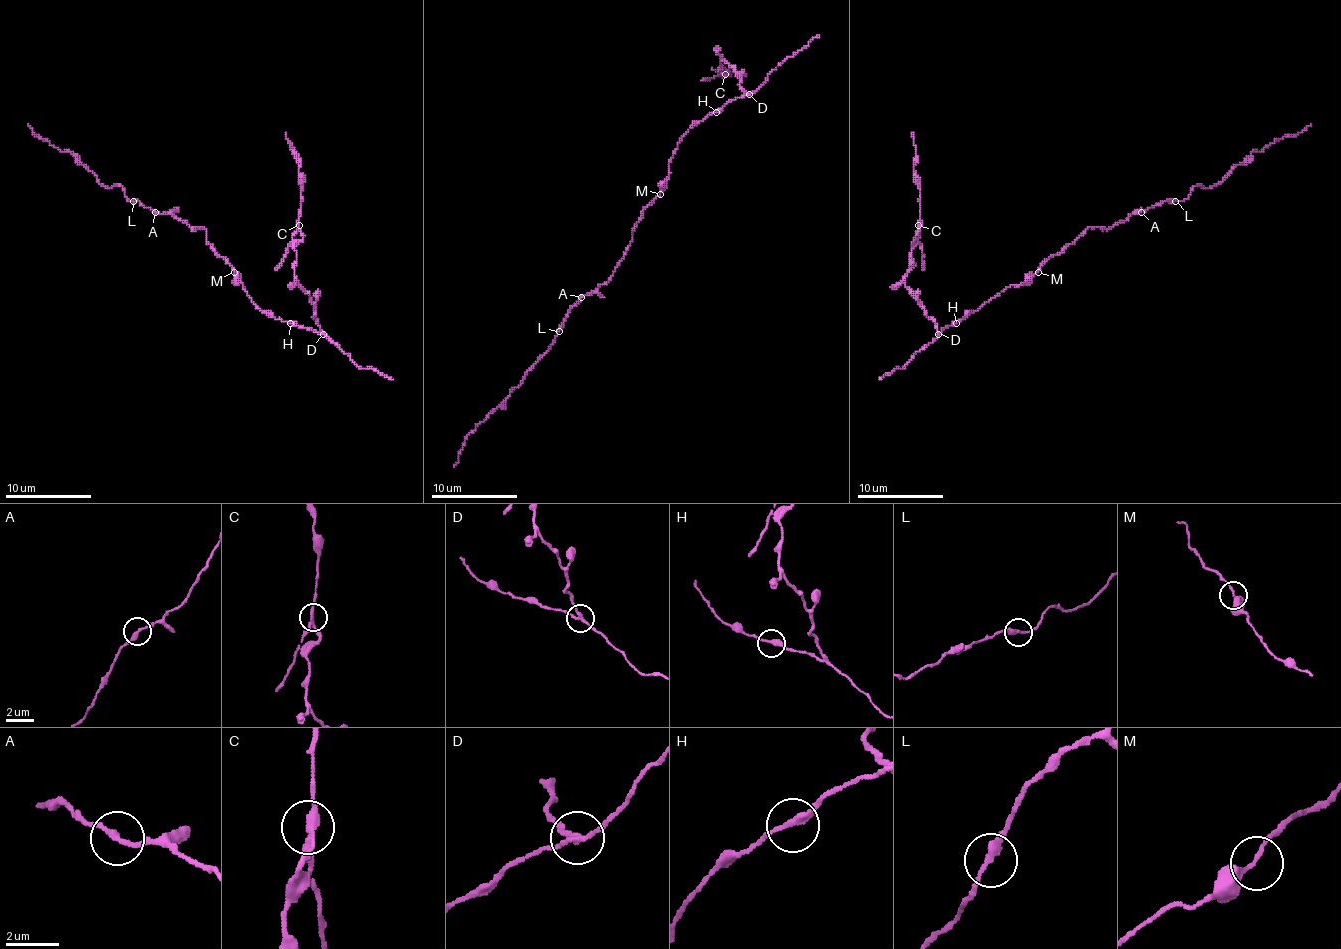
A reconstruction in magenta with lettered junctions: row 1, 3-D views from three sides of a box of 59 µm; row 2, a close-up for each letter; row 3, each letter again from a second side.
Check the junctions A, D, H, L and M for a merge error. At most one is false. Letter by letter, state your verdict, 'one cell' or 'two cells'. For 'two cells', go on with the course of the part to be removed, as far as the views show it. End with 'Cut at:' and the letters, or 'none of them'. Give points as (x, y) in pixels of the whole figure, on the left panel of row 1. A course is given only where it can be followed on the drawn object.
A: one cell
D: two cells; course (322, 334), (311, 298), (294, 274), (292, 238), (301, 180), (299, 158), (286, 132)
H: one cell
L: one cell
M: one cell
Cut at: D

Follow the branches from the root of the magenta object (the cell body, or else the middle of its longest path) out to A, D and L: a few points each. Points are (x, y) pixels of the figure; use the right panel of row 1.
A: (1038, 270), (1090, 227), (1109, 229), (1141, 212)
D: (1038, 270), (1023, 283), (1006, 287), (965, 319), (954, 321), (937, 334)
L: (1038, 270), (1090, 227), (1109, 229), (1163, 201), (1175, 201)

